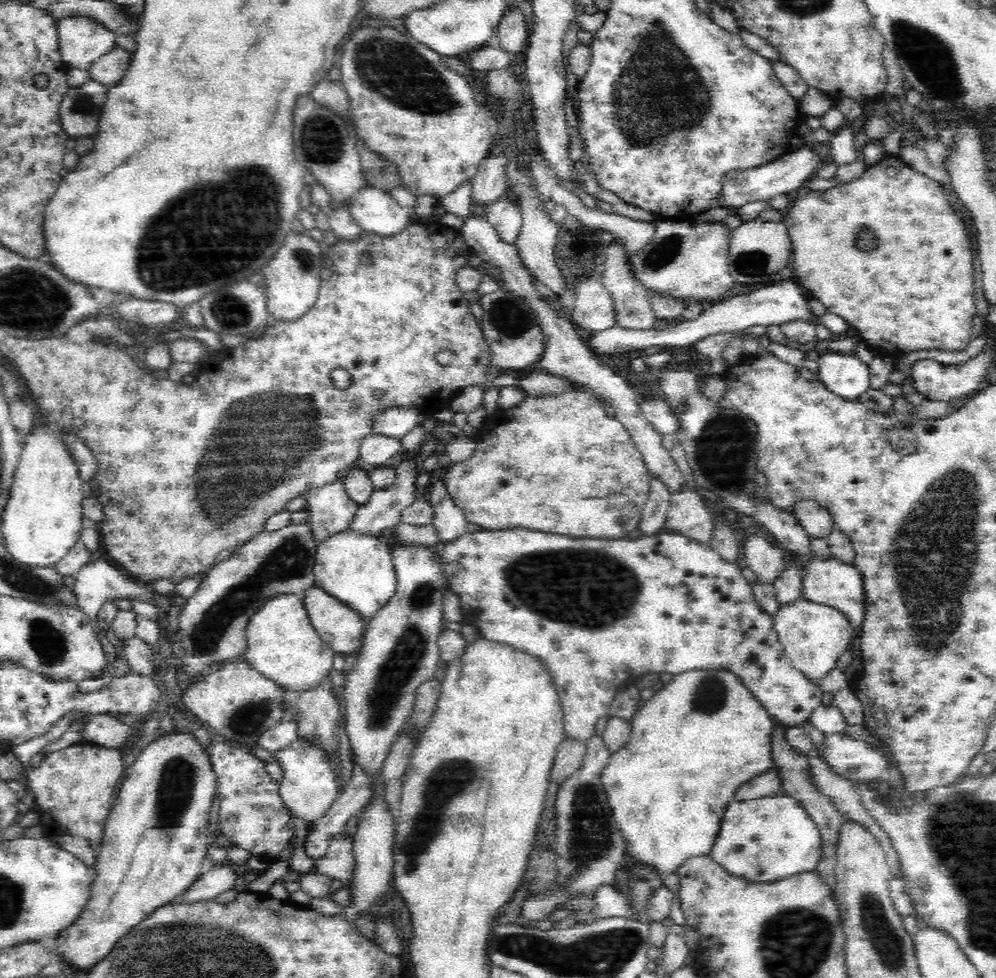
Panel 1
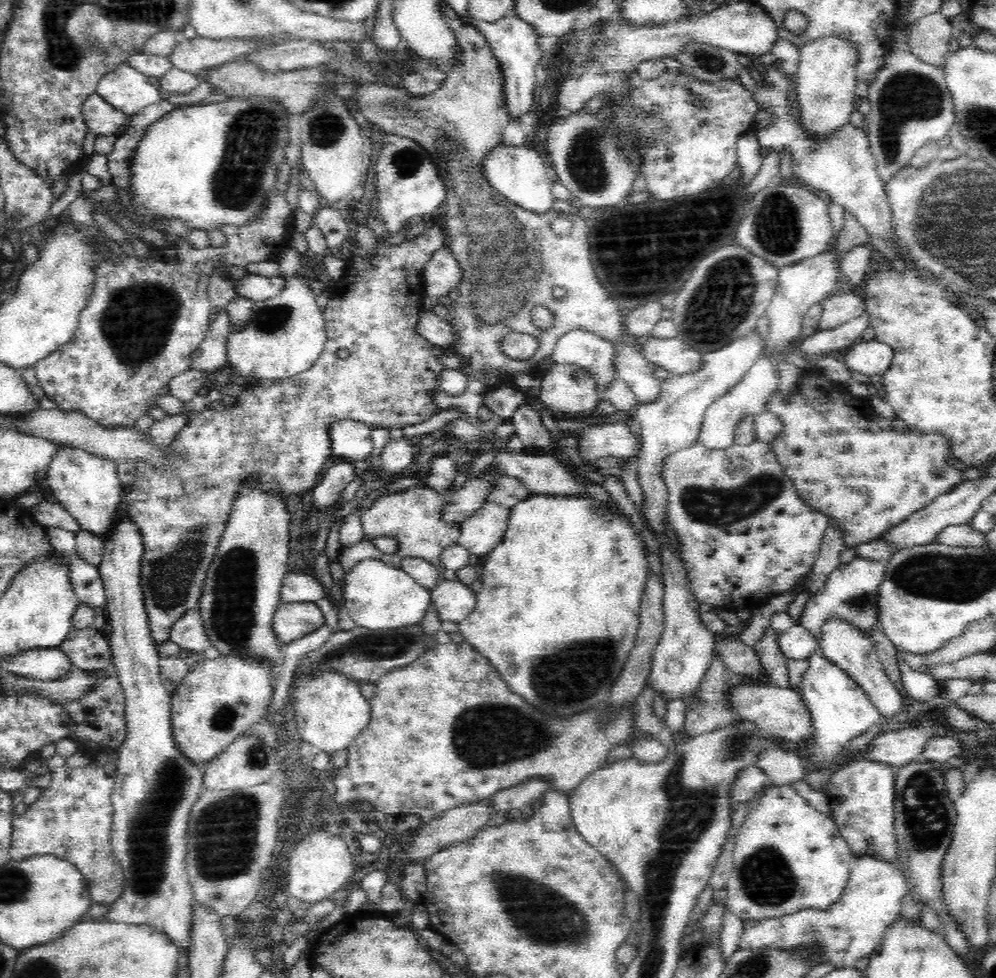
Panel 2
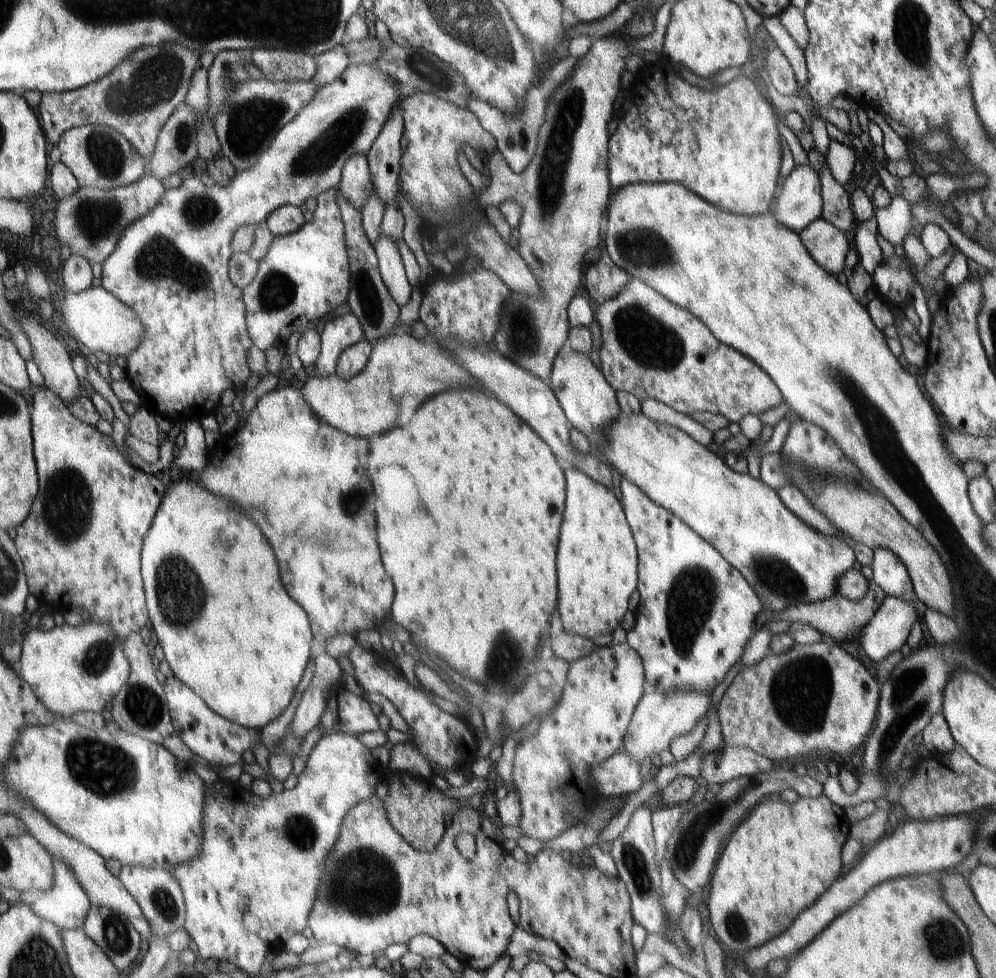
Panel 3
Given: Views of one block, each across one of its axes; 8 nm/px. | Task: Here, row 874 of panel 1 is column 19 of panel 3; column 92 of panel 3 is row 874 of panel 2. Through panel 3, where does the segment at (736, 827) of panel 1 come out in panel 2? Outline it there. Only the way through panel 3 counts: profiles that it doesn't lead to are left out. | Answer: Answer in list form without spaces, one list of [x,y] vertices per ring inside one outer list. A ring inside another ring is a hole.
[[[791,785],[771,786],[758,798],[757,805],[747,814],[744,824],[742,824],[742,827],[738,830],[738,834],[736,834],[736,850],[734,850],[733,854],[733,868],[725,886],[728,900],[726,906],[743,922],[781,918],[788,914],[795,914],[800,910],[807,909],[828,910],[828,908],[836,905],[840,901],[840,896],[844,894],[844,888],[846,888],[846,884],[848,884],[850,872],[856,864],[857,858],[854,857],[854,854],[850,851],[850,845],[841,835],[841,832],[838,830],[838,825],[836,825],[832,817],[828,817],[821,811],[814,809],[814,807],[806,801],[806,798],[800,796]]]

